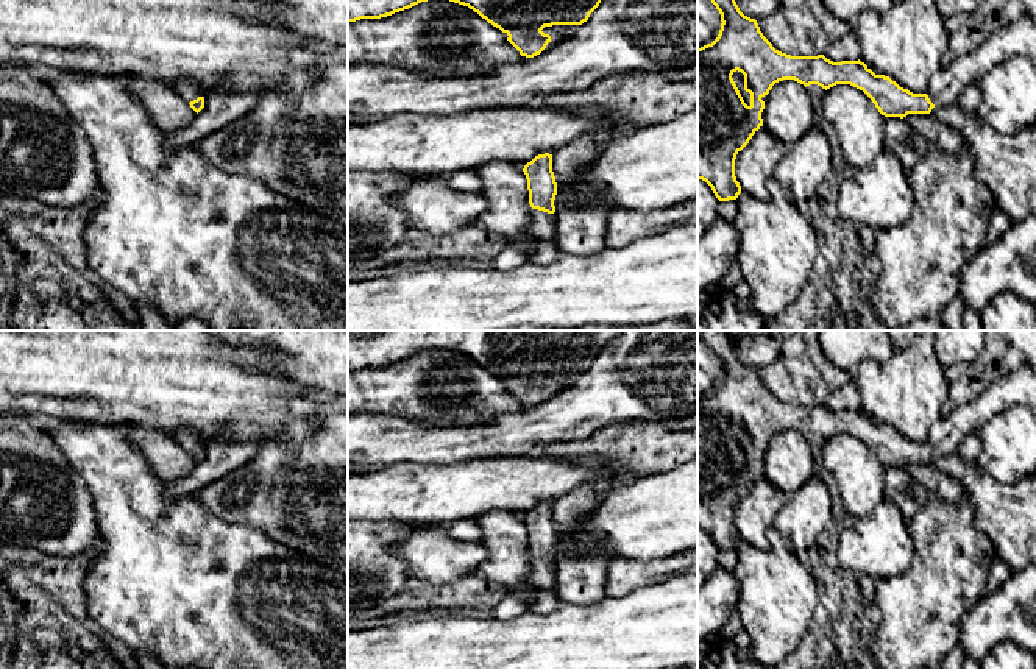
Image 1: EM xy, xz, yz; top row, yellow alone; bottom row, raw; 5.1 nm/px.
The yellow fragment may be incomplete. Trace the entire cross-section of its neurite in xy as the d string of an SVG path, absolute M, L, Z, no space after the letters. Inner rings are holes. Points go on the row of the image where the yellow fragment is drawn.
M179 78L173 89L190 104L198 114L204 108L204 90L190 78Z

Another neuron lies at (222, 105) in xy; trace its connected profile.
M217 86L204 95L204 108L187 126L165 136L164 147L169 151L175 148L190 148L203 137L251 112L257 101L257 90Z

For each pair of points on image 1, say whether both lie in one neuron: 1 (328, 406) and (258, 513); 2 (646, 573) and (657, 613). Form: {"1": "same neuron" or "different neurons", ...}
{"1": "same neuron", "2": "different neurons"}

